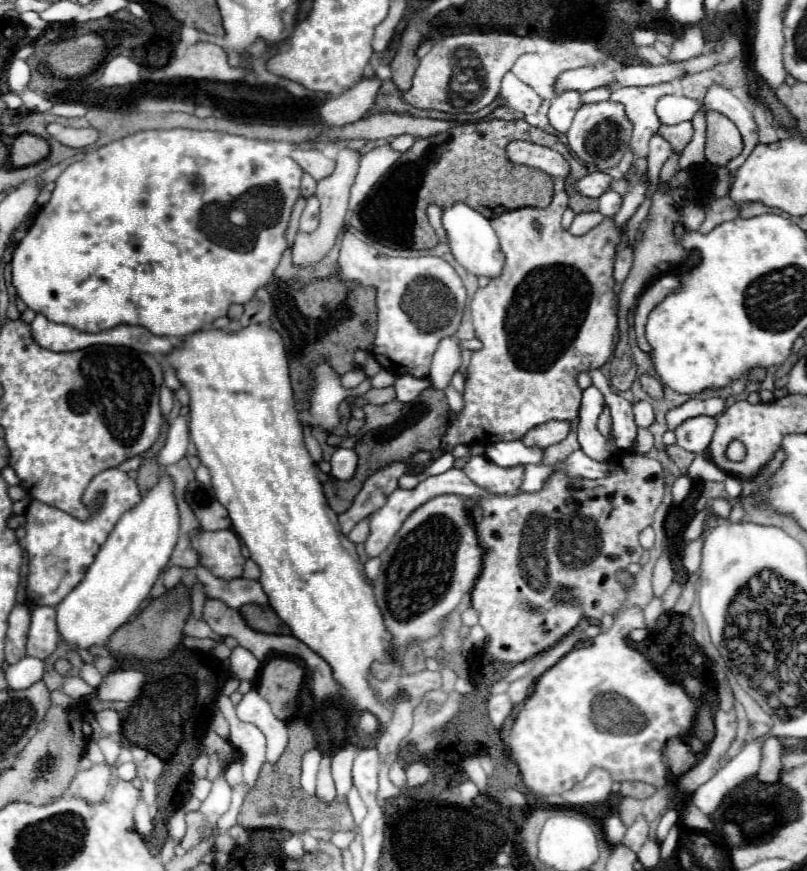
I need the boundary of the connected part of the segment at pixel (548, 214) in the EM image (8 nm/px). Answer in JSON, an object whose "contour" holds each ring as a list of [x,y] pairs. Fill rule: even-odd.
{"contour":[[[523,140],[509,142],[505,154],[513,164],[523,164],[549,174],[553,178],[555,194],[553,202],[547,208],[519,208],[491,220],[491,226],[499,236],[499,244],[507,260],[503,274],[499,278],[493,278],[485,288],[479,288],[471,302],[475,334],[483,342],[483,348],[473,352],[471,364],[467,368],[463,394],[465,408],[449,422],[449,430],[441,444],[445,452],[451,452],[457,444],[491,444],[497,438],[517,440],[537,424],[549,420],[575,420],[579,416],[583,392],[577,386],[577,374],[591,368],[601,368],[613,352],[619,312],[613,278],[613,262],[619,234],[613,220],[605,218],[585,236],[571,236],[567,230],[561,228],[561,214],[569,204],[569,196],[565,192],[565,178],[569,176],[571,168],[567,160],[551,148]],[[533,220],[541,222],[541,232],[533,228]]]}

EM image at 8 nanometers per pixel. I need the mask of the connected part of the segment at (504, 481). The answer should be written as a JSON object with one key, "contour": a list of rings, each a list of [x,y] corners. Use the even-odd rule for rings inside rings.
{"contour":[[[473,456],[463,471],[483,490],[491,494],[519,494],[519,486],[523,482],[523,466],[501,468],[491,464],[487,456]]]}

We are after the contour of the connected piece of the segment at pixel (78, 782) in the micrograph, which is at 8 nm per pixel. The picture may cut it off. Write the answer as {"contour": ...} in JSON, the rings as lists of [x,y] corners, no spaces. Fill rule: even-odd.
{"contour":[[[95,764],[89,770],[77,772],[69,786],[71,796],[79,796],[87,802],[103,802],[109,792],[111,770],[107,764]]]}

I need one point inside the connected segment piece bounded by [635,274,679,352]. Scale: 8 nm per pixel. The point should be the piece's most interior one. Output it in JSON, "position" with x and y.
{"position":[665,284]}

